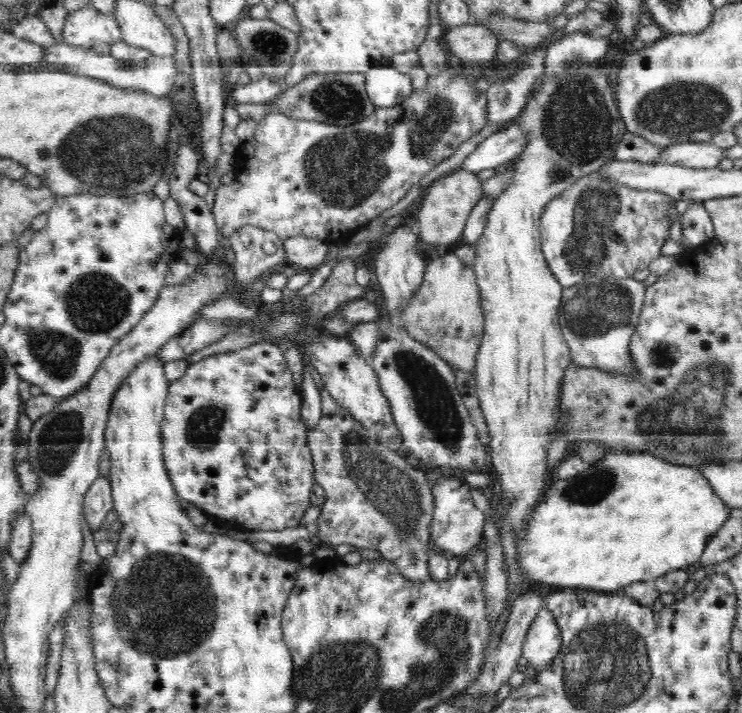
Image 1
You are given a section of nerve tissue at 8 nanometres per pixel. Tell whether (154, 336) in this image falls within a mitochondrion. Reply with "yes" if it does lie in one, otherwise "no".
no

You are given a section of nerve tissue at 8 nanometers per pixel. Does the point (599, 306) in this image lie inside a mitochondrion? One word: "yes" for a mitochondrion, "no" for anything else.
yes

